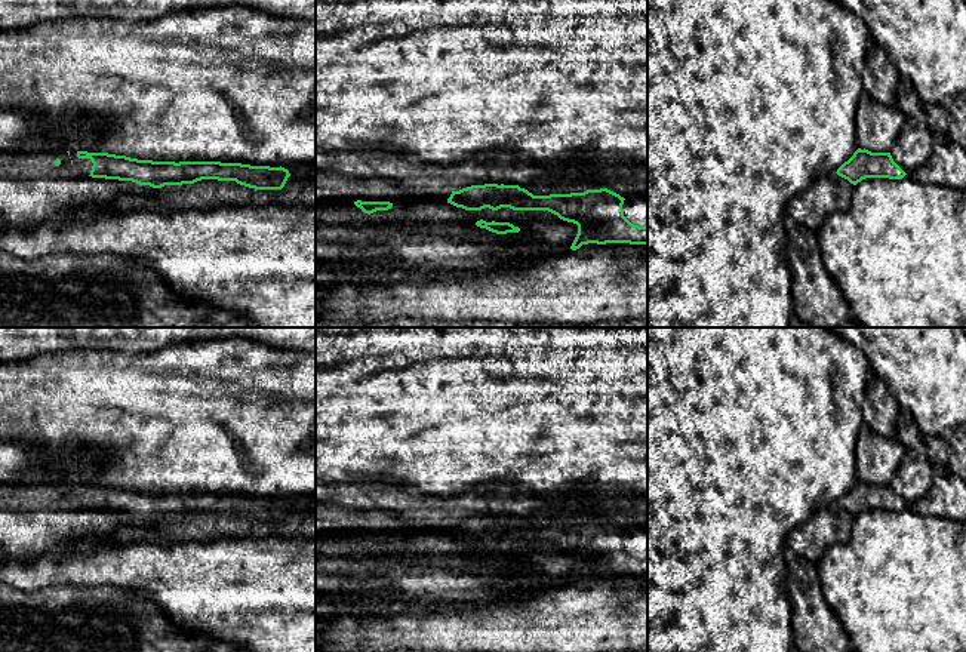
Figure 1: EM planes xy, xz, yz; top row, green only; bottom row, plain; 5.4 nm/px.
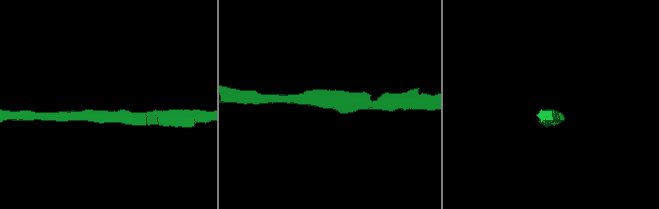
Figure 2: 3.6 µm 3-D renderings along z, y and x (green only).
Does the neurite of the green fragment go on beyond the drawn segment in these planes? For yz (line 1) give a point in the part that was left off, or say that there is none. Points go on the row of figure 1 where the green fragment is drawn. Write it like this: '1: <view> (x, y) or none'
1: none

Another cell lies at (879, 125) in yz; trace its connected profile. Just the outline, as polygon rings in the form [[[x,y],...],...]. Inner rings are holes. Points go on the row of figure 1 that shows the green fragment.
[[[861,67],[862,95],[856,113],[856,142],[858,148],[871,153],[890,153],[896,141],[905,116],[896,104],[885,105],[868,95],[867,86],[871,84],[868,71]]]

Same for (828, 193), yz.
[[[837,173],[822,175],[787,204],[785,213],[818,231],[831,212],[849,209],[853,187]]]

